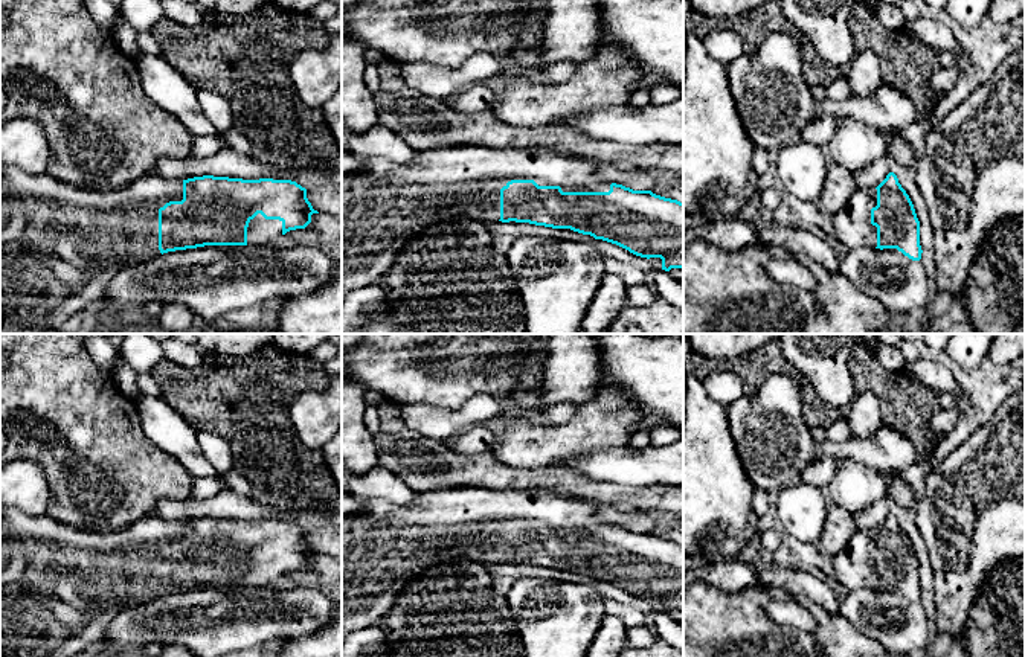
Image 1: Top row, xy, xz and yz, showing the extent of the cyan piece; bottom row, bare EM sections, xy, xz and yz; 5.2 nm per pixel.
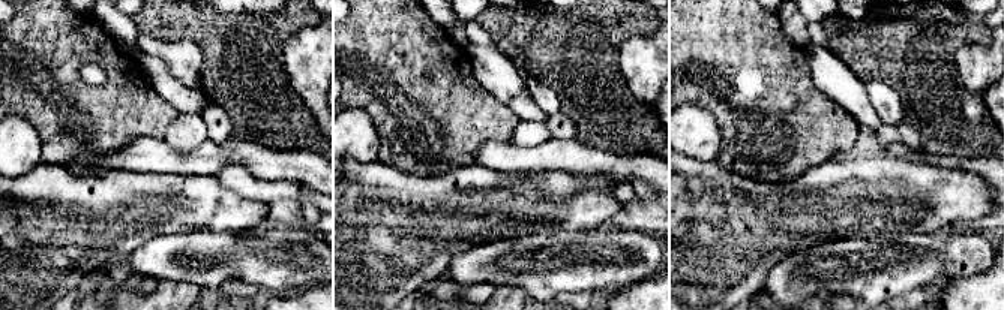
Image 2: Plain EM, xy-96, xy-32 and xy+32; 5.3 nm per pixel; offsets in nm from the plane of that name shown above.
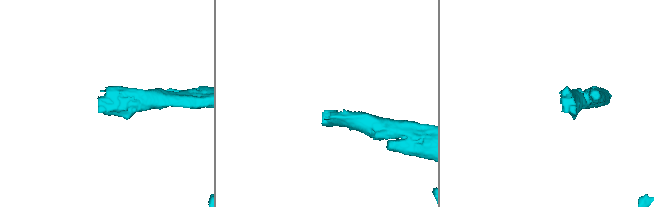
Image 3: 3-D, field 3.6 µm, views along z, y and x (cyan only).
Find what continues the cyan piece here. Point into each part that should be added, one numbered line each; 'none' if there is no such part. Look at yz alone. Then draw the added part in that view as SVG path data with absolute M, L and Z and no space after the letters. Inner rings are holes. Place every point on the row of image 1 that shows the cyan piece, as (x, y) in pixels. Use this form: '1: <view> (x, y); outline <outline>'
1: yz (851, 224); outline M857 187L848 203L831 218L837 241L845 252L877 247L877 227L871 224L871 209L877 206L876 187Z

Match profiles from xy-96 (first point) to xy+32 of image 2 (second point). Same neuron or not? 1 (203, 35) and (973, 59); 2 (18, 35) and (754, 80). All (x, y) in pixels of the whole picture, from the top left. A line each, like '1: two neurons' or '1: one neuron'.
1: two neurons
2: one neuron

